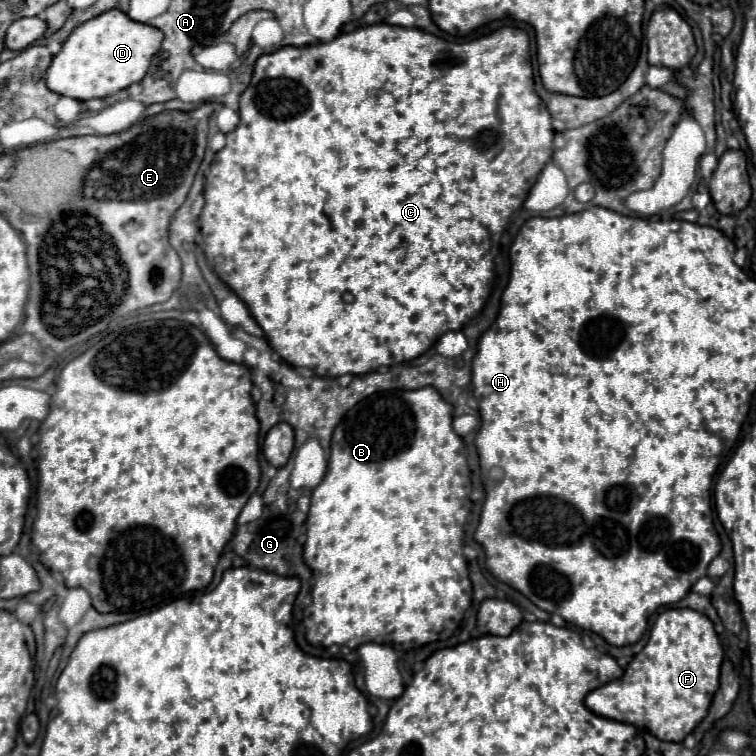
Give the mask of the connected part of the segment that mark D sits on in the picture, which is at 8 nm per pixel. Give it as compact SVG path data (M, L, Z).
M119 9L101 13L75 27L63 43L63 49L53 57L53 63L47 69L47 87L79 101L105 99L145 77L161 41L163 33L157 27L137 23Z

